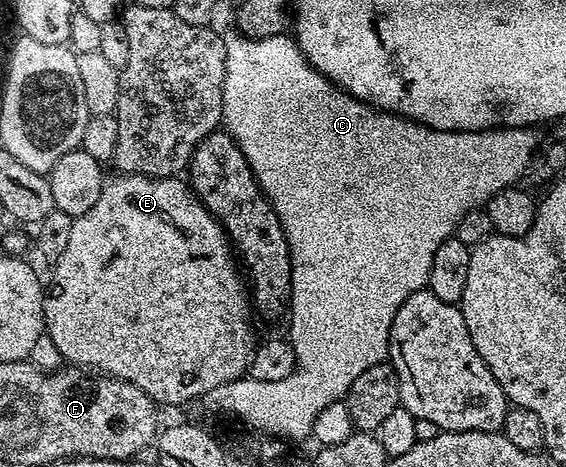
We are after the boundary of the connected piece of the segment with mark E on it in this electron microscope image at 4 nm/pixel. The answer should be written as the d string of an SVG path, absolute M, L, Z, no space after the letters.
M124 174L115 178L119 179L113 180L112 183L111 180L104 182L101 197L97 197L97 205L93 205L89 213L74 216L73 233L69 233L65 253L61 253L61 257L54 260L55 288L52 291L50 289L43 301L46 338L51 338L52 345L71 362L68 364L78 365L83 369L96 367L99 370L96 372L106 373L116 379L124 379L125 382L140 387L150 399L154 399L159 405L187 403L195 398L198 400L207 395L209 389L217 389L217 385L244 378L253 350L251 327L247 324L249 295L245 290L244 280L237 270L237 263L233 258L233 247L222 223L200 203L199 196L184 180L182 183L182 178L150 179L148 175Z

